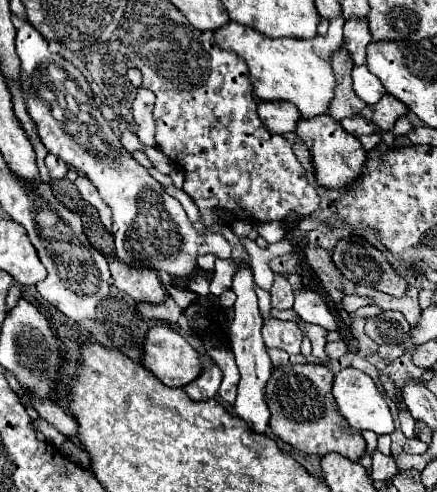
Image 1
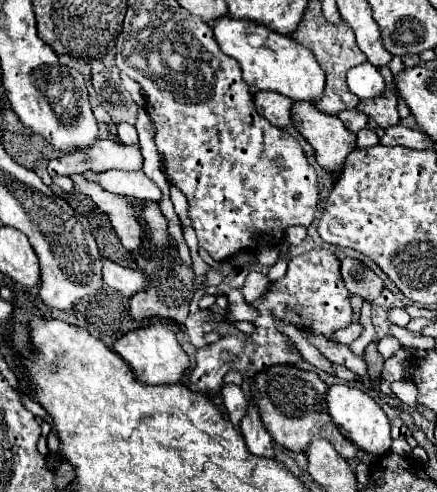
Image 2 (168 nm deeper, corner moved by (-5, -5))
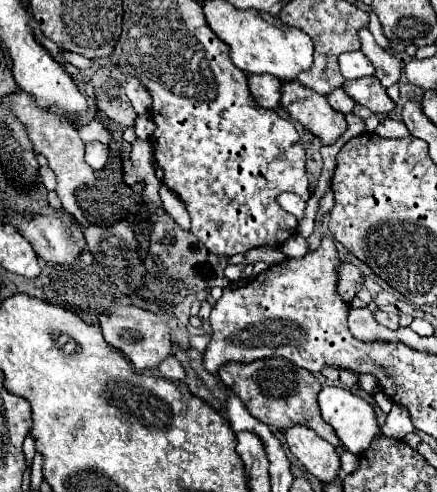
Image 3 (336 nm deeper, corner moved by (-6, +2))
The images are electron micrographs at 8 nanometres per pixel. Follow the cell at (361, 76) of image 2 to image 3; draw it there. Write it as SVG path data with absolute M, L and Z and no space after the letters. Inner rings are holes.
M361 51L343 53L339 57L339 67L341 67L341 75L345 79L361 79L361 77L375 75L373 63Z

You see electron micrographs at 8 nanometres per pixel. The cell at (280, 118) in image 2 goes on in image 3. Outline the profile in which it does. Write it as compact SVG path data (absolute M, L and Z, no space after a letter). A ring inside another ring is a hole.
M251 75L249 77L249 91L251 91L253 99L265 109L275 109L281 101L281 81L277 77Z

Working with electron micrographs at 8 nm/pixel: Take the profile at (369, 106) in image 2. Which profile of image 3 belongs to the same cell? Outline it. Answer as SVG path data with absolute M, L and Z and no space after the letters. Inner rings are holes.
M377 77L345 81L343 89L351 99L359 101L359 105L371 109L373 113L391 113L395 109L395 103L391 101L391 97L383 89L383 85L379 85Z

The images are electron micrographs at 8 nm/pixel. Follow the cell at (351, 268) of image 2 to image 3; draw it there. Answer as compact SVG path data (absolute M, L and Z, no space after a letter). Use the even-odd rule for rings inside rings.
M343 263L339 267L339 295L351 303L351 299L357 295L357 285L365 285L365 277L361 273L359 267L351 265L351 263Z

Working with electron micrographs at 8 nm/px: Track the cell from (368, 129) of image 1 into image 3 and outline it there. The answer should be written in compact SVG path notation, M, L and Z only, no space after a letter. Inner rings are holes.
M337 89L337 91L333 91L331 95L327 95L327 101L329 101L337 111L341 111L341 113L353 113L355 107L357 107L357 103L351 101L351 97L349 97L343 89Z

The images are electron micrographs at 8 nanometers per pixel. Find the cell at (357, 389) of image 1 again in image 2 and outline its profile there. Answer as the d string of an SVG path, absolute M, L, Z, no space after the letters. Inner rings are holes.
M334 384L326 392L326 406L328 406L328 414L330 414L332 422L338 426L342 436L348 438L354 446L358 446L358 450L364 450L364 452L376 454L376 456L382 456L390 450L390 442L392 442L390 422L388 422L386 414L382 412L382 408L366 392L344 386L344 384Z

